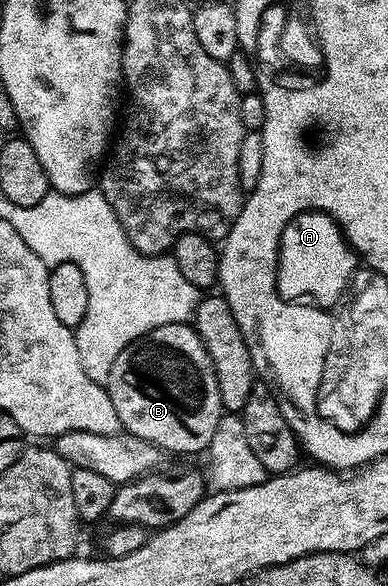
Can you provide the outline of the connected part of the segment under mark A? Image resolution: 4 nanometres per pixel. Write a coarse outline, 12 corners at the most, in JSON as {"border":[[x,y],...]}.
{"border":[[322,205],[274,241],[282,301],[329,310],[360,258]]}

